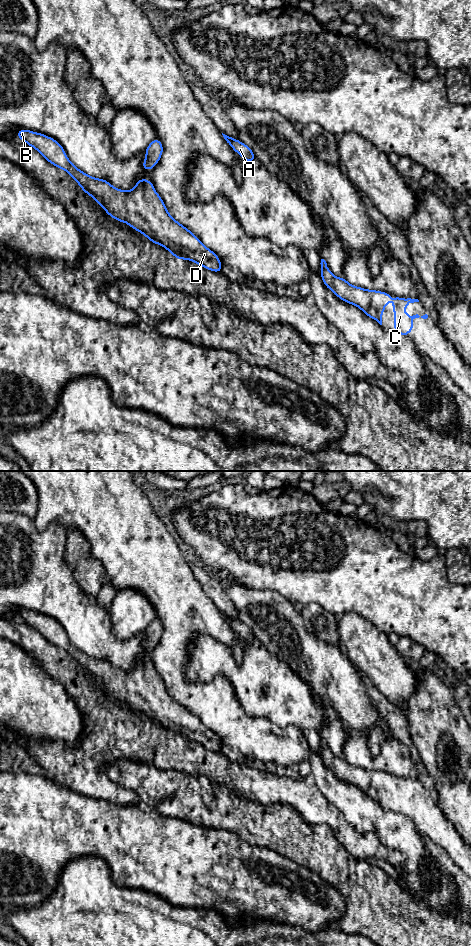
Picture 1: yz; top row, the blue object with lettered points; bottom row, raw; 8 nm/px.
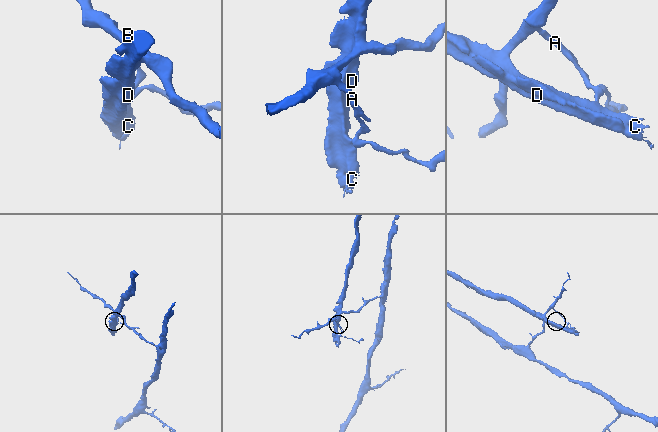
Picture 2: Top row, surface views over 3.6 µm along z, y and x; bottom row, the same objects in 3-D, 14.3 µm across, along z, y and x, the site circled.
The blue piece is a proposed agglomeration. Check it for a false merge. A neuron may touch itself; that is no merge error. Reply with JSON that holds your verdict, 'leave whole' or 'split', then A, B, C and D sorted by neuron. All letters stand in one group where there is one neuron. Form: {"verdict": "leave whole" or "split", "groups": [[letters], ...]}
{"verdict": "split", "groups": [["A"], ["B", "C", "D"]]}

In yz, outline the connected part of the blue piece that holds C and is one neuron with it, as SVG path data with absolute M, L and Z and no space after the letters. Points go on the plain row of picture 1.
M328 747L319 750L324 765L330 769L339 779L357 786L368 797L382 805L382 794L384 788L389 782L390 777L394 778L394 811L408 817L408 813L414 810L412 800L419 798L418 794L409 796L404 792L404 788L410 783L419 782L418 779L401 778L389 773L377 770L368 770L361 767L353 766L346 761L344 757L335 757Z

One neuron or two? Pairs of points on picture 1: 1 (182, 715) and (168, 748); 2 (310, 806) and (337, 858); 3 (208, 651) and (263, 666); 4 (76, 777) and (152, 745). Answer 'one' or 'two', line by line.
1: one
2: two
3: one
4: one

